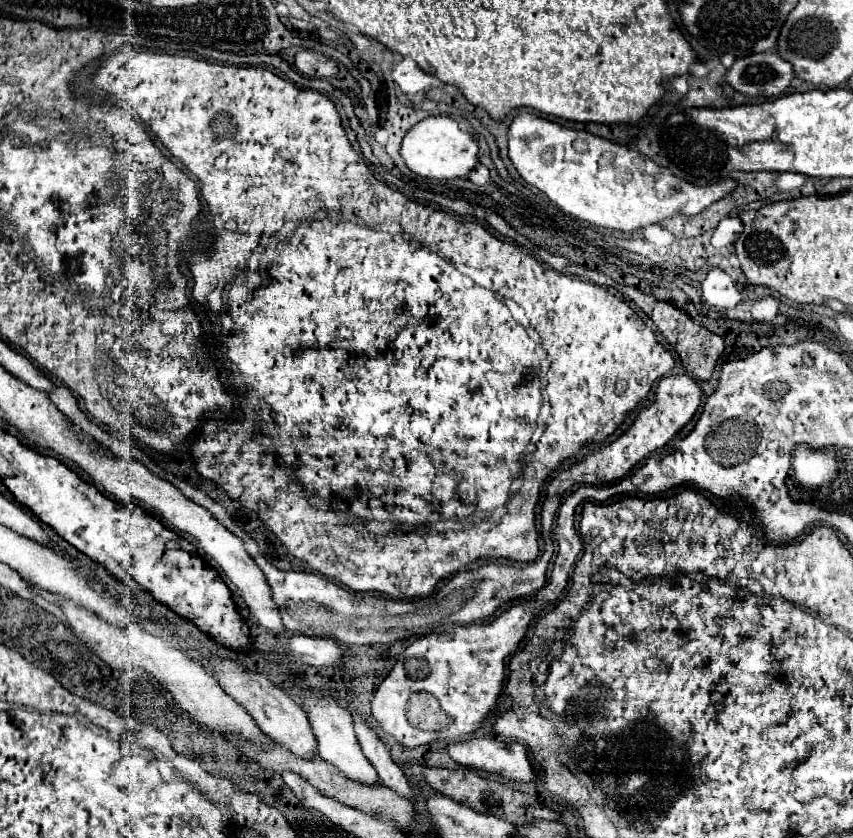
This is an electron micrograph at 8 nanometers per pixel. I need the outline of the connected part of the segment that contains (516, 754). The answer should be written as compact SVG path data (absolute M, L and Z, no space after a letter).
M472 738L446 746L452 760L484 772L500 774L516 782L532 782L534 772L528 764L526 746L518 742L500 742L490 738Z

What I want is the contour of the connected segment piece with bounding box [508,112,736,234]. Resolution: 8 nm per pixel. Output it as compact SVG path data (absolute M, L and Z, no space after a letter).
M528 112L514 118L508 130L508 146L508 156L518 174L566 214L626 234L634 234L644 226L658 224L672 216L696 216L736 190L736 180L732 178L700 186L658 166L648 156L640 156L638 150Z

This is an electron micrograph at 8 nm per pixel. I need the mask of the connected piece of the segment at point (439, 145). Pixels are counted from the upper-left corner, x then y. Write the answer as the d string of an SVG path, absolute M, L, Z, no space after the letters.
M432 116L414 124L402 138L400 156L406 166L424 178L462 178L476 166L478 146L474 138L460 130L460 126L446 116Z

